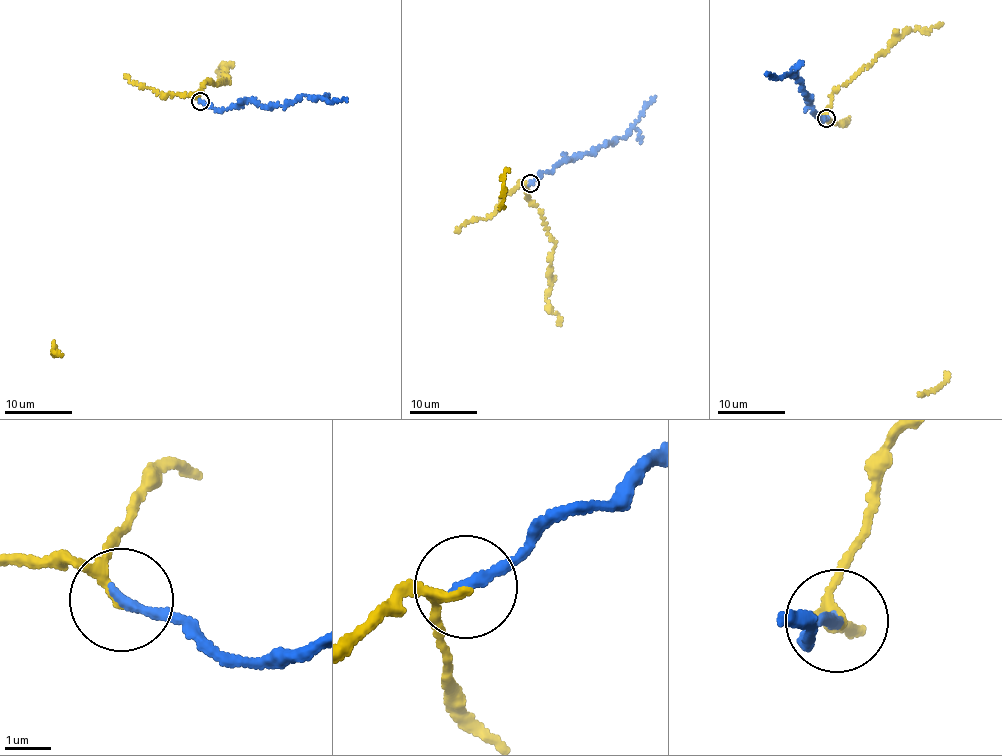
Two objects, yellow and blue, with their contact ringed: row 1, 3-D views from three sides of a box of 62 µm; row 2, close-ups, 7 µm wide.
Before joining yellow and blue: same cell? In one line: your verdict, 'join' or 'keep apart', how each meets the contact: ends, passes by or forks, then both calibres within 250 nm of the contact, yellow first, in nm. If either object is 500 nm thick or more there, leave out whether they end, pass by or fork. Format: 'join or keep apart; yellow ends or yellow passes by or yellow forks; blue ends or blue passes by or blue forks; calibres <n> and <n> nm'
join; yellow passes by; blue ends; calibres 160 and 240 nm

